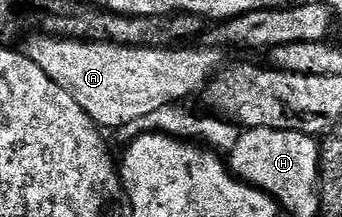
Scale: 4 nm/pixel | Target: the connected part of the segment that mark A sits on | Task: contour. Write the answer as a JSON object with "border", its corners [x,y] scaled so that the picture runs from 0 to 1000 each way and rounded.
{"border":[[[102,152],[76,180],[67,244],[164,387],[196,410],[298,594],[345,594],[377,558],[450,521],[453,502],[526,479],[576,410],[596,406],[649,304],[649,240],[602,207],[363,217],[354,198],[269,198],[129,152]]]}

